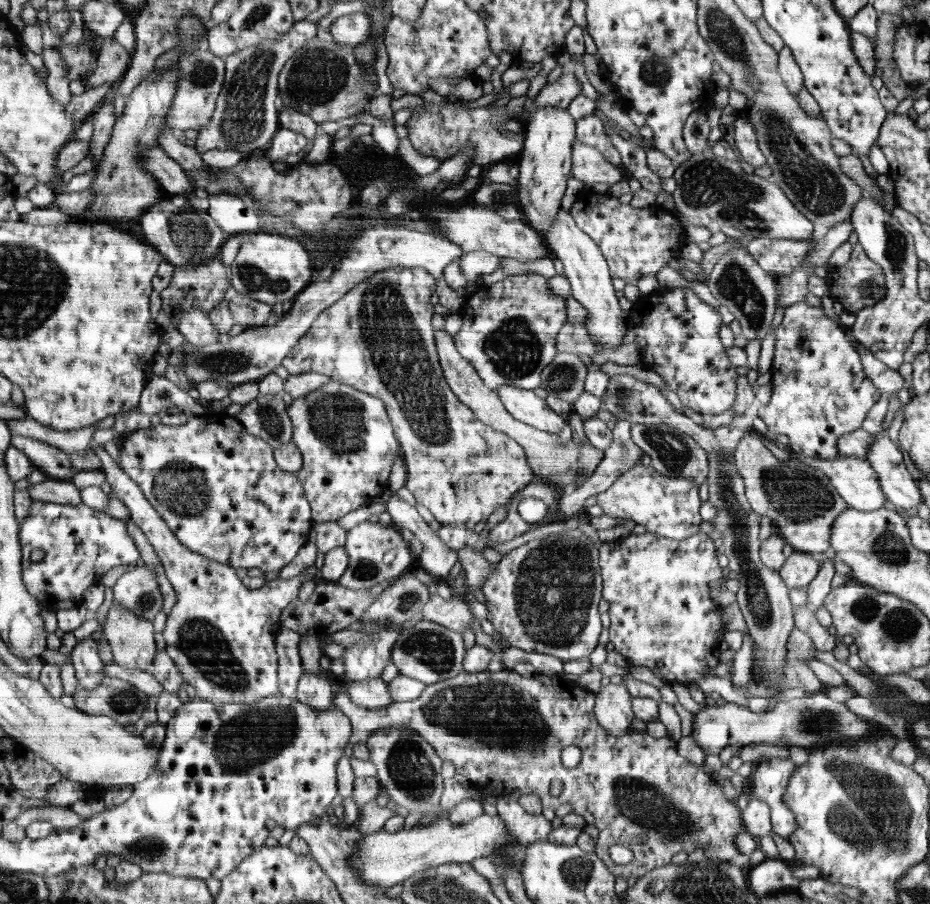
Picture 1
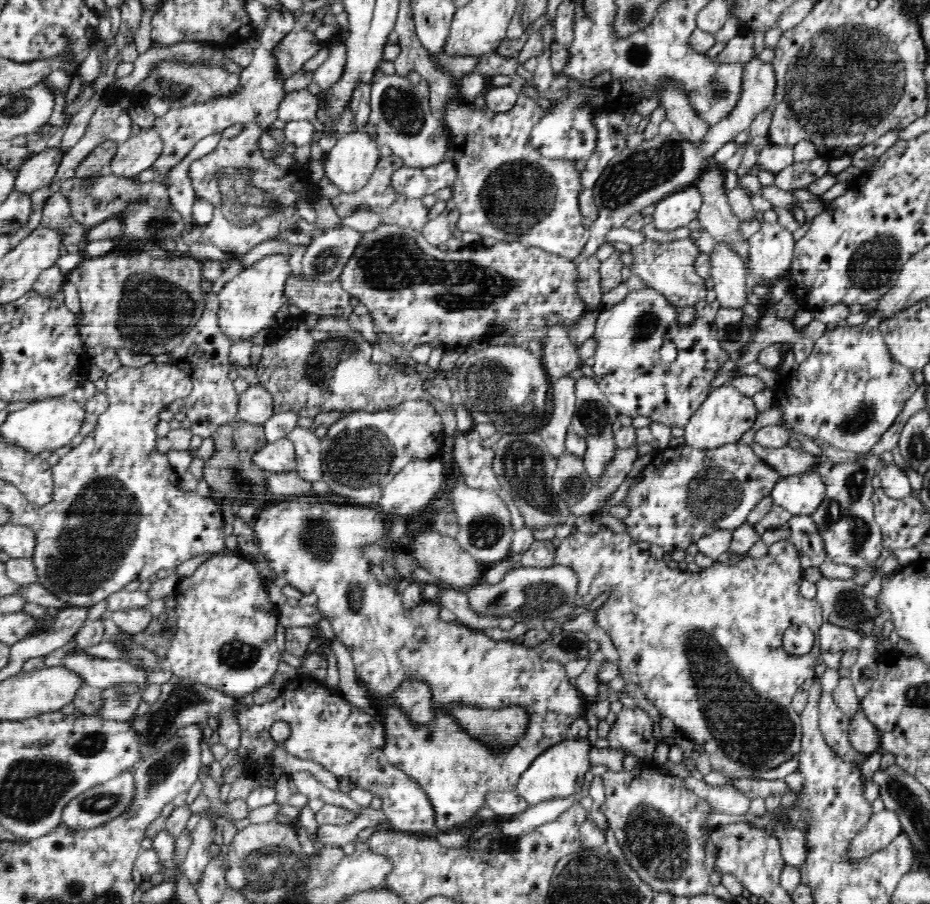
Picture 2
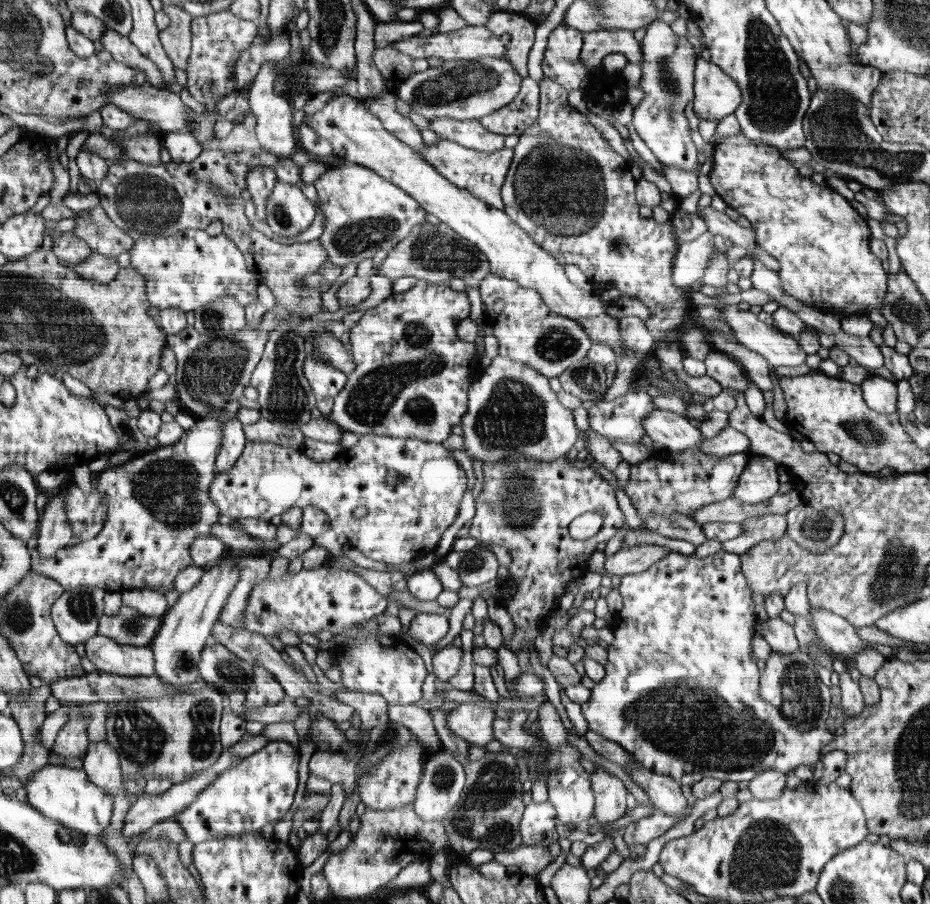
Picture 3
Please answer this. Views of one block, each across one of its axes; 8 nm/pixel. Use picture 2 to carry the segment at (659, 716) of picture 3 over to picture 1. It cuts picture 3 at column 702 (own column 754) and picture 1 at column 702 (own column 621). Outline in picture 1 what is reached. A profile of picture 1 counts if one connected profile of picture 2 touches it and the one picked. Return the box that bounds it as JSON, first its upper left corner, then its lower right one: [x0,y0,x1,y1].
[601,532,722,682]

